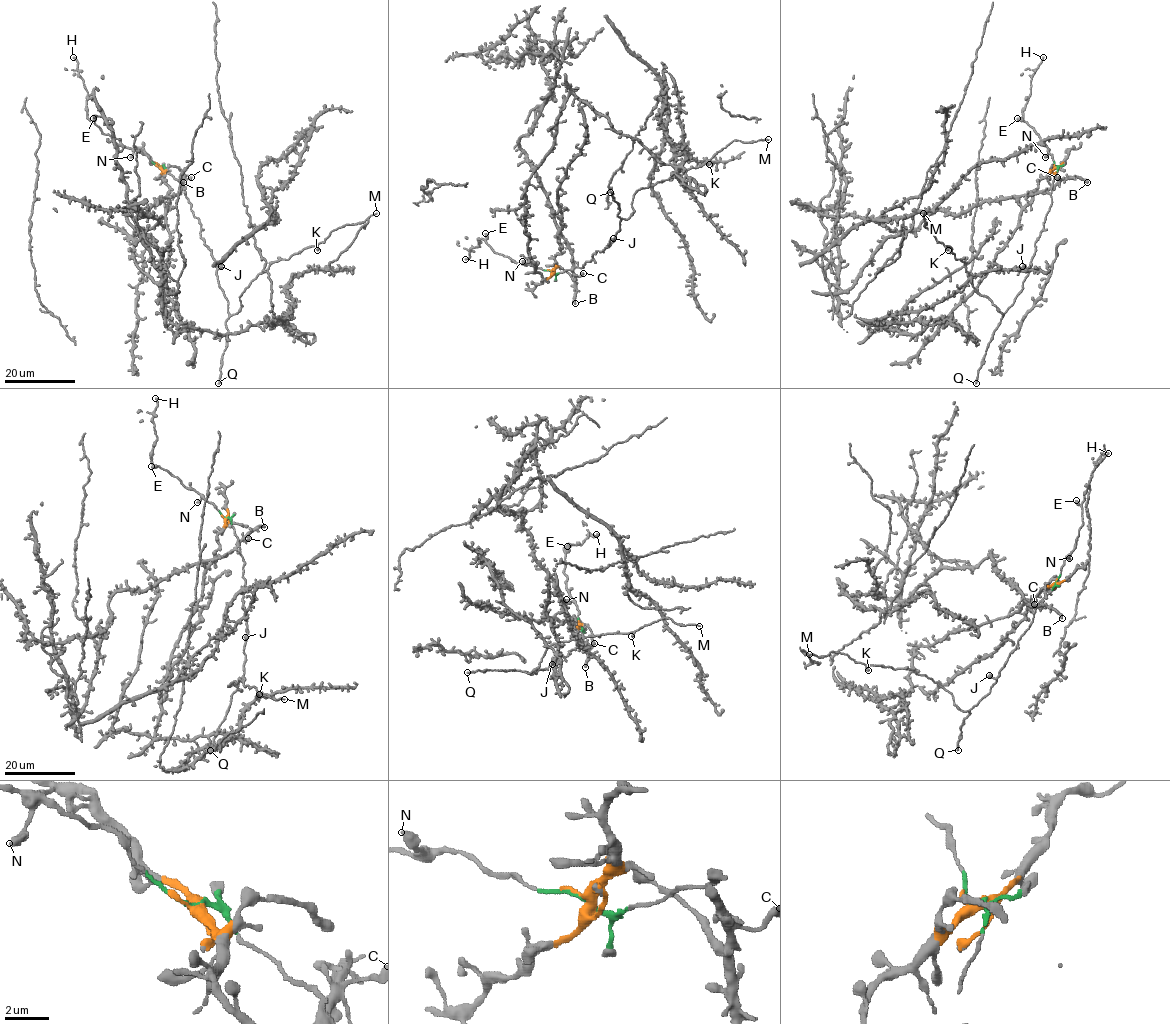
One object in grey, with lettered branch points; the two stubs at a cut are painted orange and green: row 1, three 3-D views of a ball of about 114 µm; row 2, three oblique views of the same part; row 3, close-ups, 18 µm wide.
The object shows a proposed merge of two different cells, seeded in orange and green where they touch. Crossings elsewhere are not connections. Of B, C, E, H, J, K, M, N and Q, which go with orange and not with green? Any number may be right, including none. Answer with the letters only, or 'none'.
none

